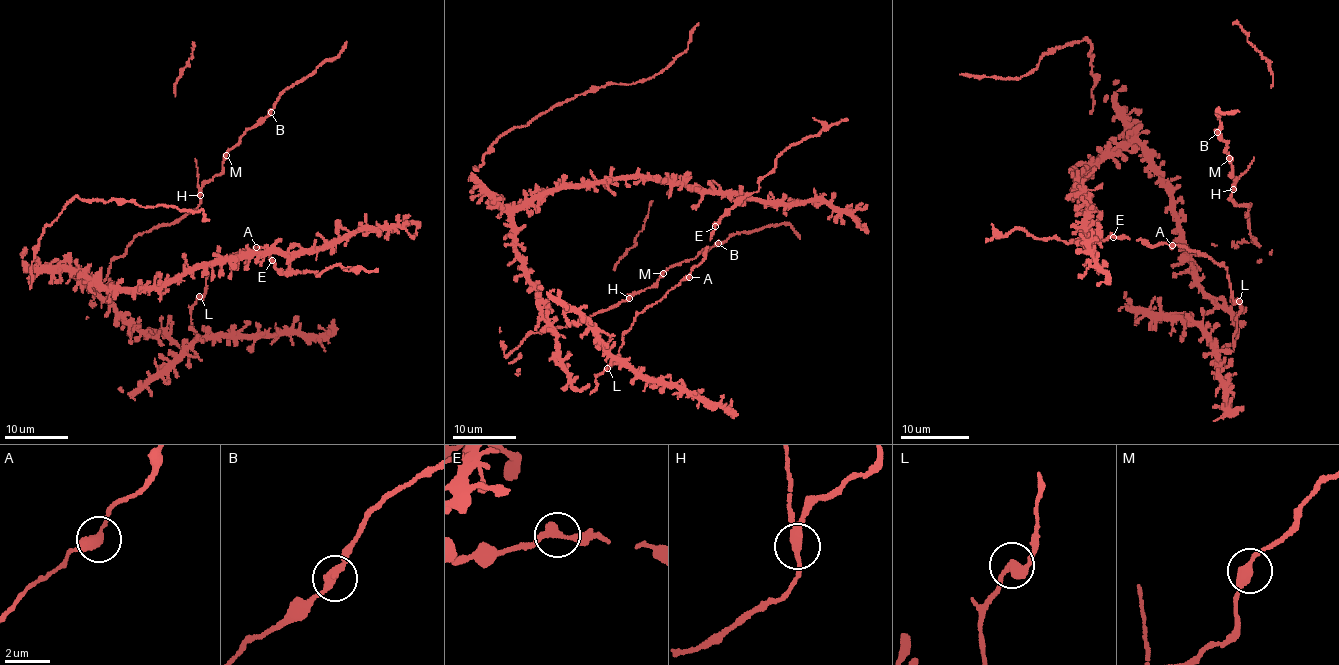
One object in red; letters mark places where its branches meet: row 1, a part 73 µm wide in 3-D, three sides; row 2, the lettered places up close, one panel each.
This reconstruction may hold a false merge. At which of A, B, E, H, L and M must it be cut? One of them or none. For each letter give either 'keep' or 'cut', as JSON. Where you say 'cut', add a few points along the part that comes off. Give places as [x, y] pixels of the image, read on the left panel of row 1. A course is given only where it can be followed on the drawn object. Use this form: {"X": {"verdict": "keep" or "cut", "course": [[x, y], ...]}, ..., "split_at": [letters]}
{"A": {"verdict": "keep"}, "B": {"verdict": "keep"}, "E": {"verdict": "keep"}, "H": {"verdict": "keep"}, "L": {"verdict": "keep"}, "M": {"verdict": "keep"}, "split_at": []}

